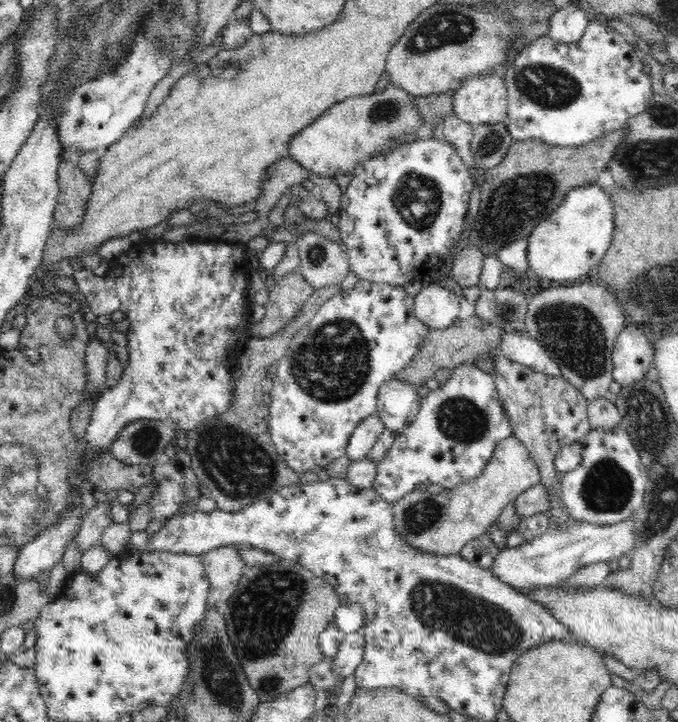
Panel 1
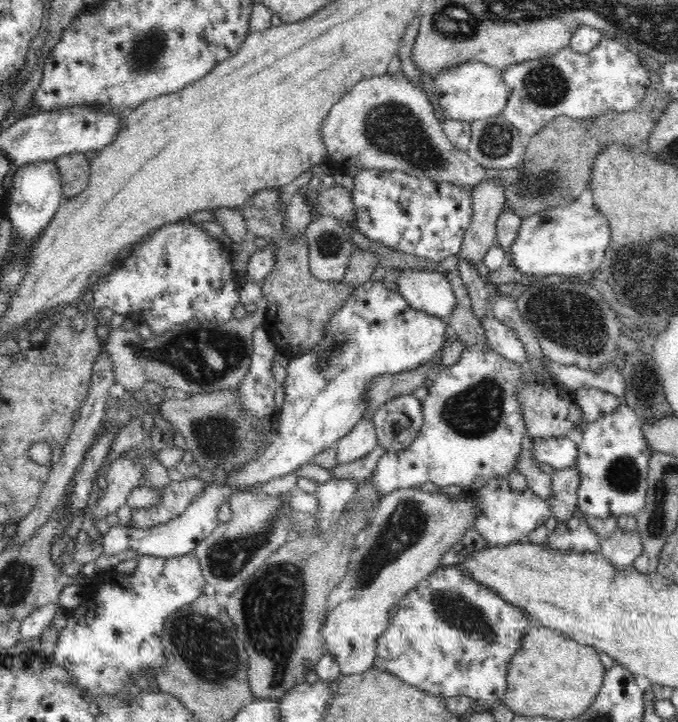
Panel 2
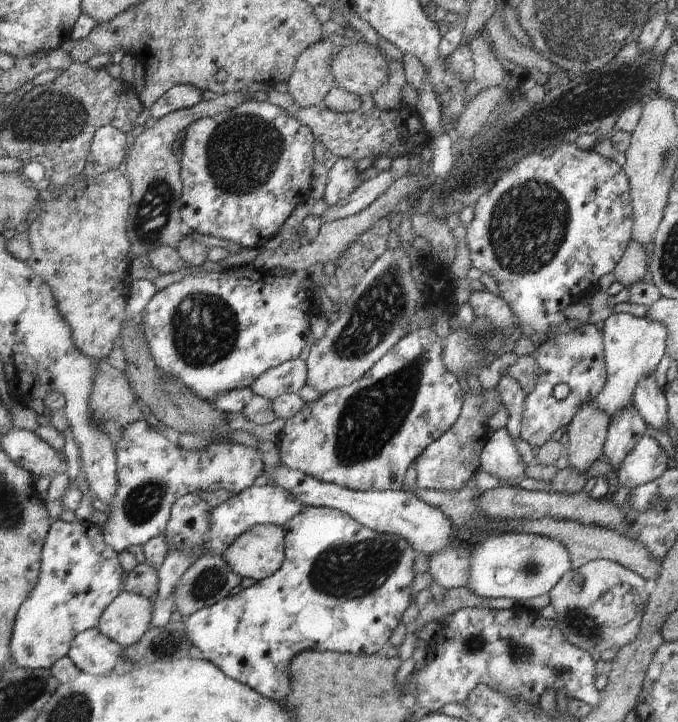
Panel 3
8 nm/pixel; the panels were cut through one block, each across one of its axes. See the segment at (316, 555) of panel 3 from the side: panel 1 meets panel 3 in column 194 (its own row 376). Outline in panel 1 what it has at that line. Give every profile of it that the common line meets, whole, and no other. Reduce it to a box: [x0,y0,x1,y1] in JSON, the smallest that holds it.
[611,322,654,390]

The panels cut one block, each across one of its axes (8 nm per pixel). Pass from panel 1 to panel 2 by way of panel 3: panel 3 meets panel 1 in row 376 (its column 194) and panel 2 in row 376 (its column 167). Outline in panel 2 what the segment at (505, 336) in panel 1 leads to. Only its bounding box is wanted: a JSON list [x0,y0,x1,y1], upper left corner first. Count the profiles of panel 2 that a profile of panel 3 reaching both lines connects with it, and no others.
[542,356,626,403]

